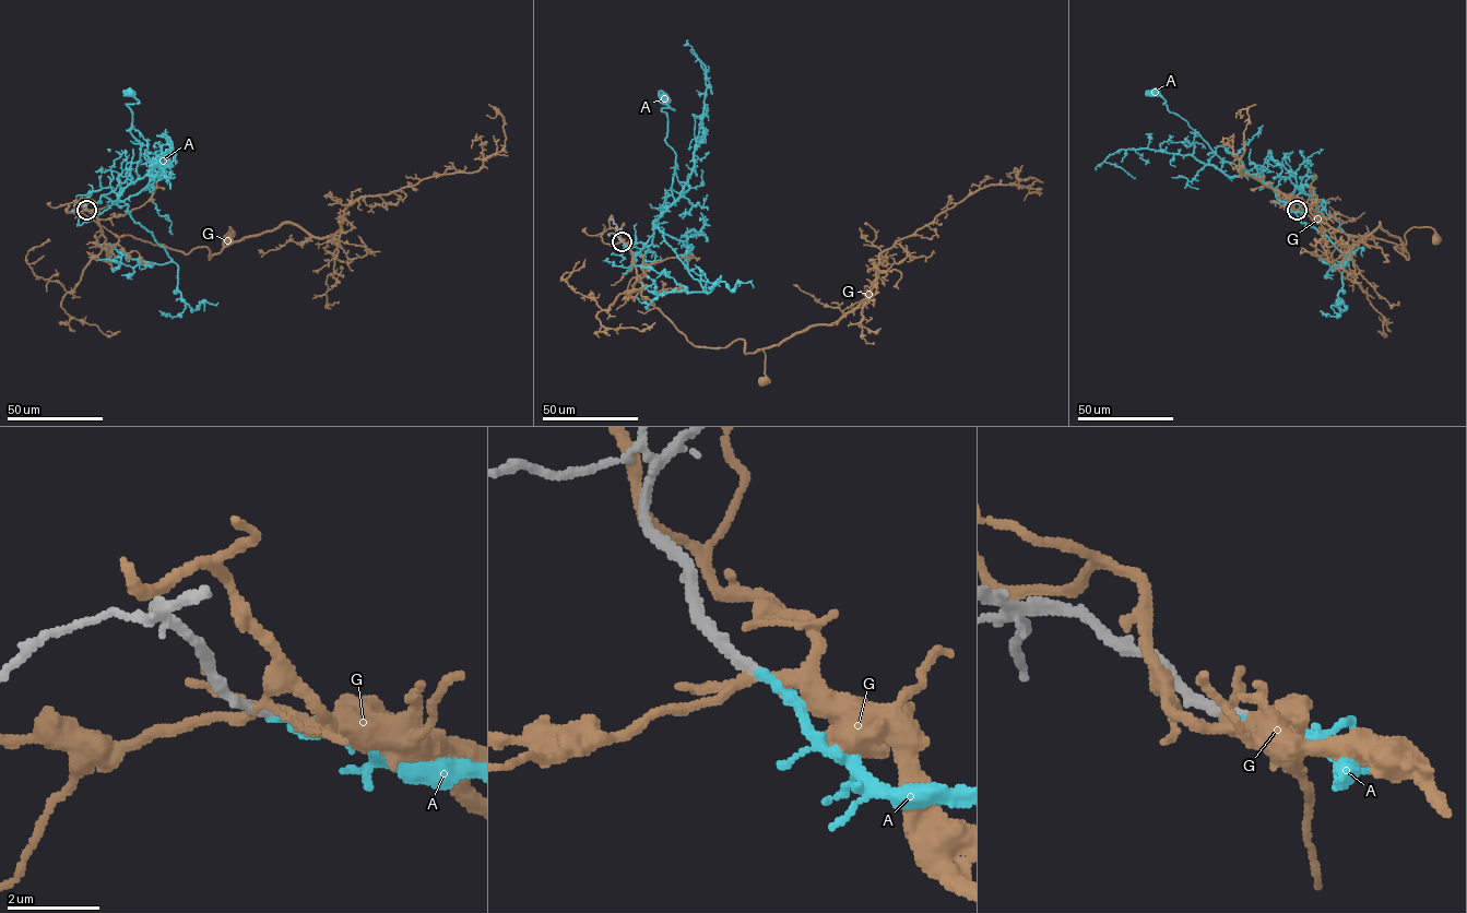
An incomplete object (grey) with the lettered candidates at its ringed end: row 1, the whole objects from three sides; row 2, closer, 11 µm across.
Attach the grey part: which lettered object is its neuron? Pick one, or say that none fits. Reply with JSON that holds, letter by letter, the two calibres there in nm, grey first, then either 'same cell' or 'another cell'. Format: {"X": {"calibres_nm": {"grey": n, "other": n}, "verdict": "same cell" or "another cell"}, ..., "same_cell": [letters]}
{"A": {"calibres_nm": {"grey": 220, "other": 220}, "verdict": "same cell"}, "G": {"calibres_nm": {"grey": 240, "other": 200}, "verdict": "another cell"}, "same_cell": ["A"]}

